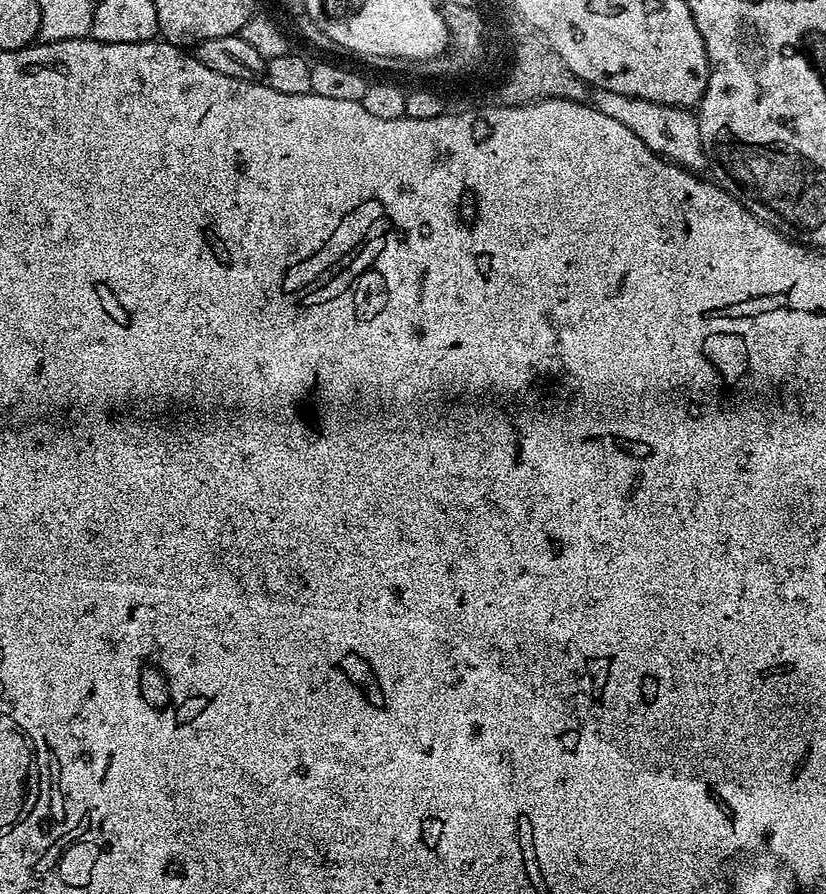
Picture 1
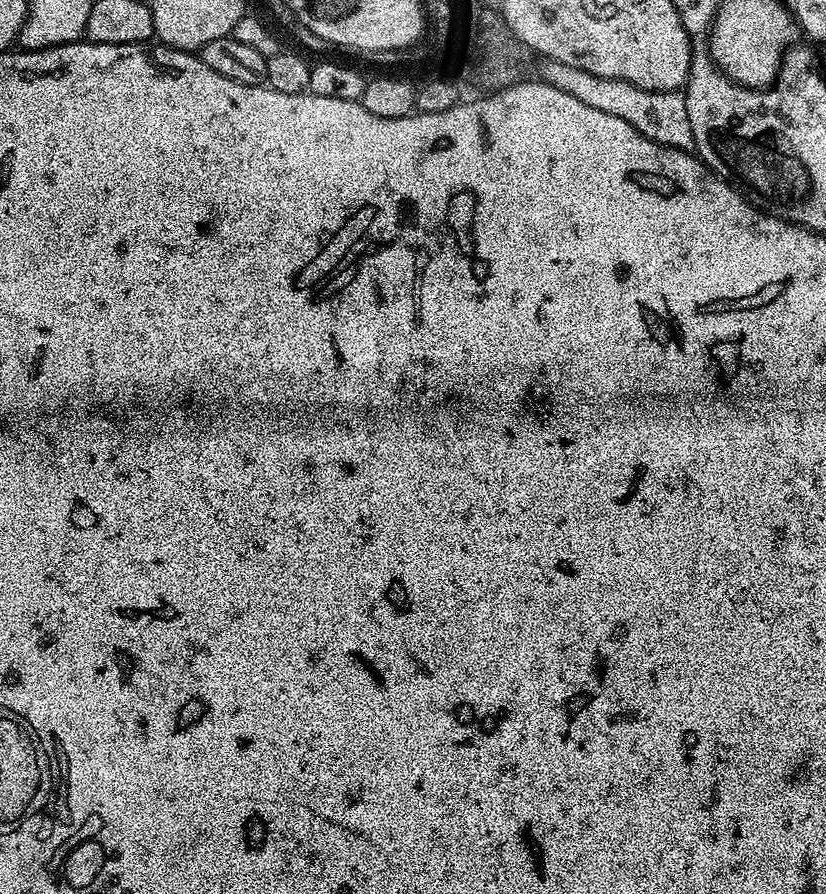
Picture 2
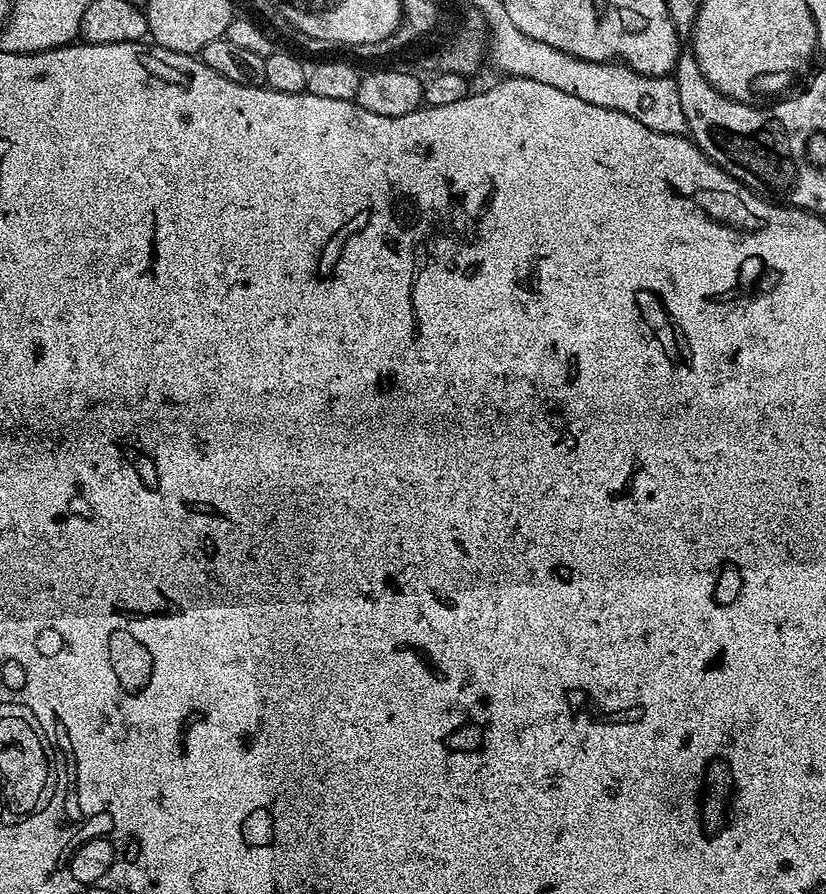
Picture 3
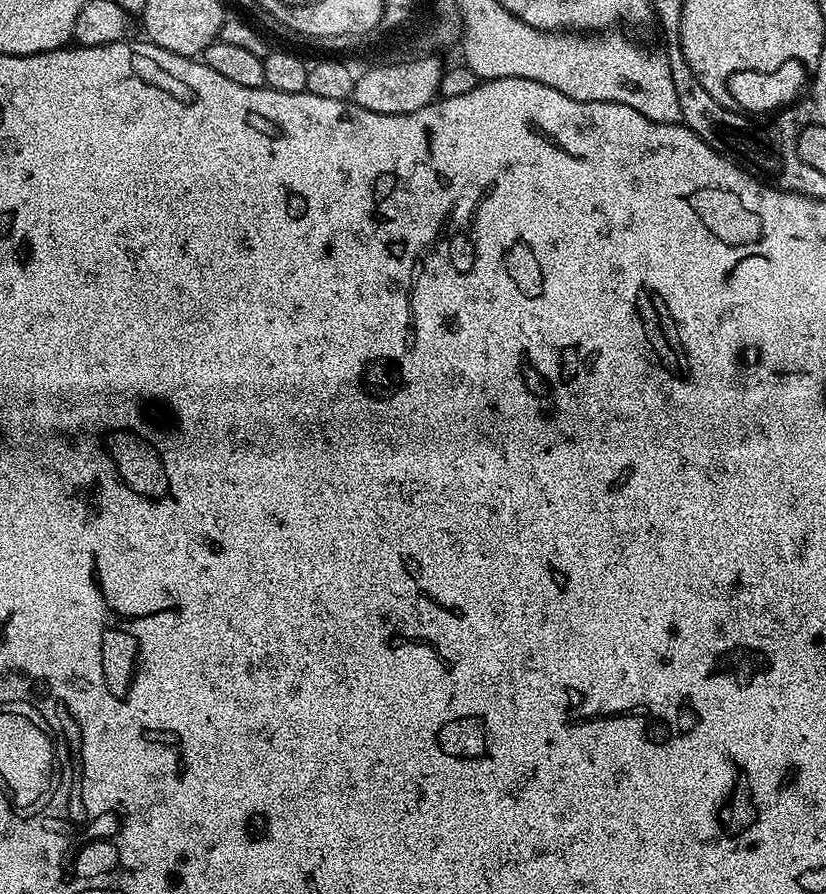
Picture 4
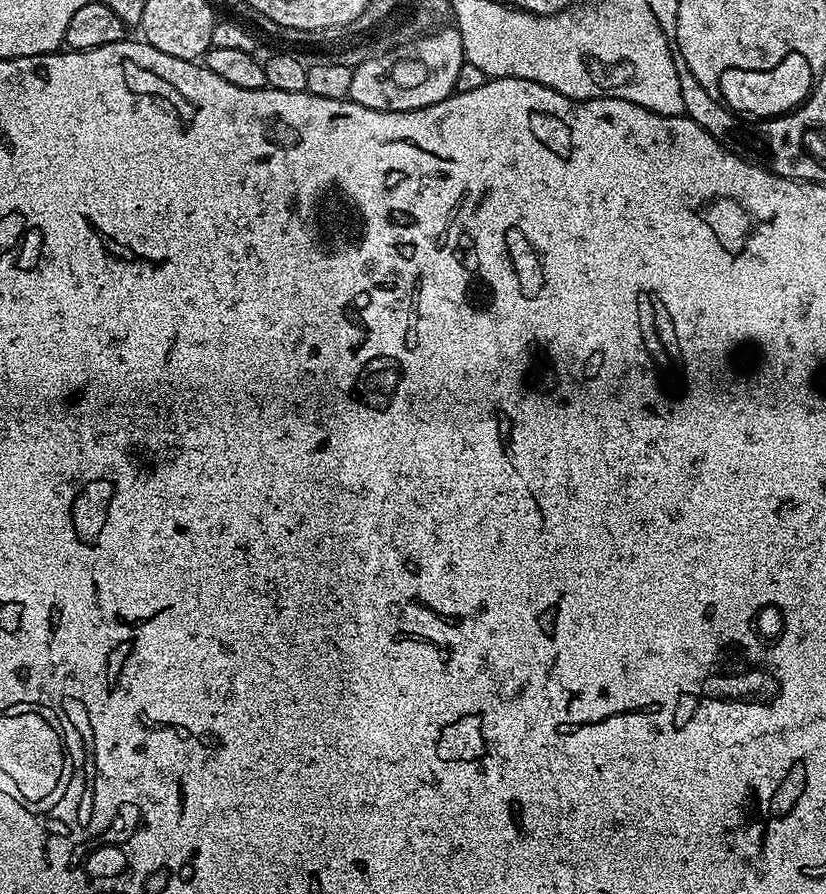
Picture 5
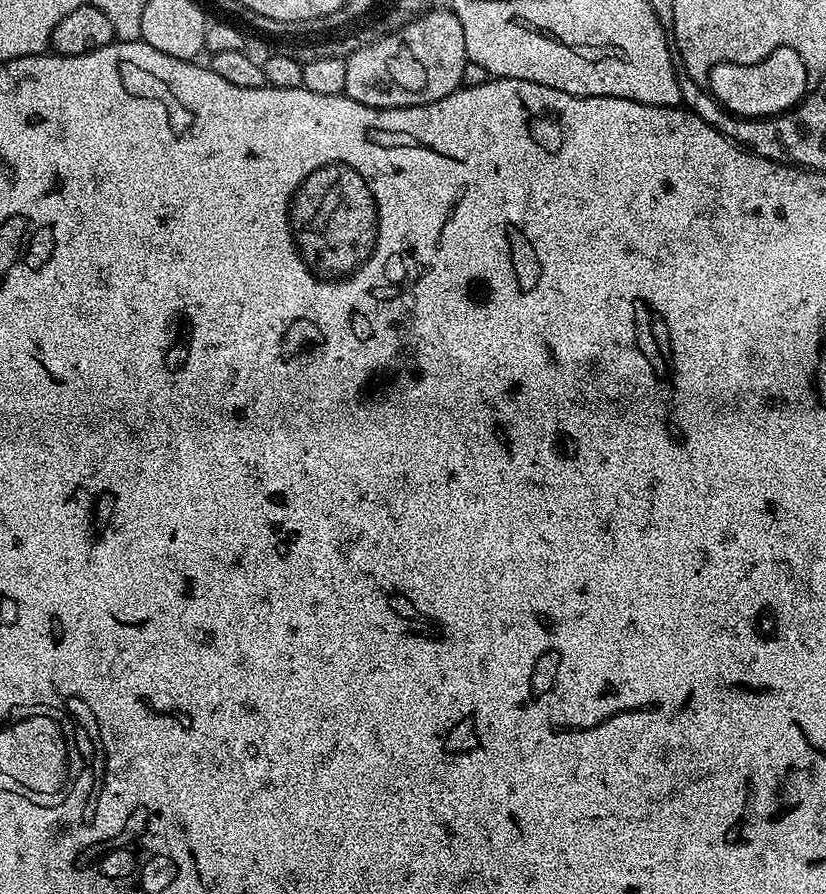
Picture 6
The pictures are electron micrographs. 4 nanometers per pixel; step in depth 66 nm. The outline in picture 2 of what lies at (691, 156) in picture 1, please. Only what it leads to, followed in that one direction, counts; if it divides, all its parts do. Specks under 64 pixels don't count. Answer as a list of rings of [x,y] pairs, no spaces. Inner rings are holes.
[[[545,59],[543,63],[539,73],[543,83],[566,90],[566,94],[574,94],[578,102],[586,102],[586,106],[594,106],[594,110],[606,110],[606,114],[614,114],[614,118],[622,118],[622,122],[630,122],[634,130],[662,146],[685,150],[693,147],[690,117],[686,114],[686,102],[680,92],[651,92],[630,82],[598,78],[586,70],[566,66],[557,60]]]

